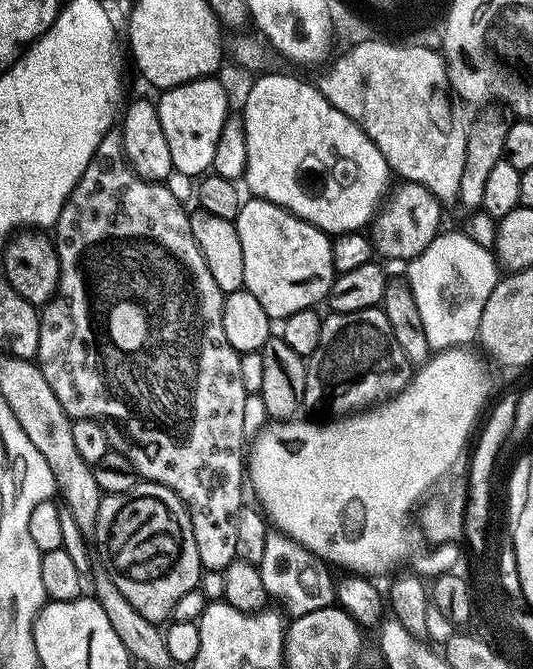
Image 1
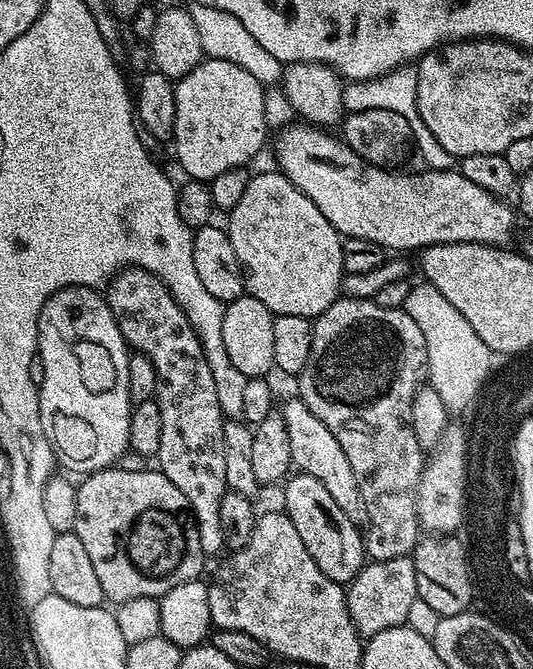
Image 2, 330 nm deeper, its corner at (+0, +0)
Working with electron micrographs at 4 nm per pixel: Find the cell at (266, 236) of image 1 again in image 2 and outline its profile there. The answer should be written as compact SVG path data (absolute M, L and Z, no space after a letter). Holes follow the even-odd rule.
M260 172L249 179L246 194L242 194L238 206L230 210L232 216L226 223L226 231L234 246L234 254L238 254L240 266L246 277L247 295L258 298L276 316L298 314L315 318L320 316L341 295L341 281L345 277L342 250L342 237L334 226L291 184L283 172Z

